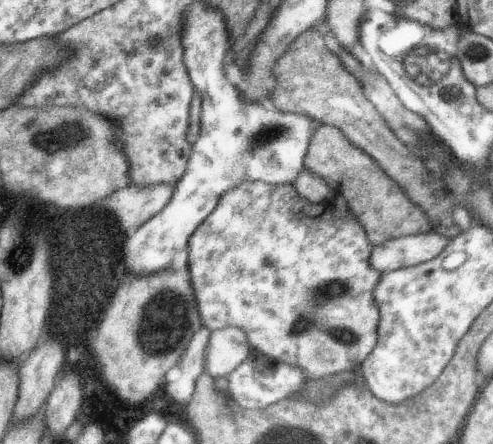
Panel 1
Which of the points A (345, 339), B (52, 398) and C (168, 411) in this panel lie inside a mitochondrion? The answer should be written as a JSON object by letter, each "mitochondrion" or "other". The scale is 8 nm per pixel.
{"A":"mitochondrion","B":"other","C":"other"}

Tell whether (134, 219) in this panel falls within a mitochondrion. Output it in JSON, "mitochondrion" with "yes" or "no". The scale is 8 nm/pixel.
{"mitochondrion":"no"}

